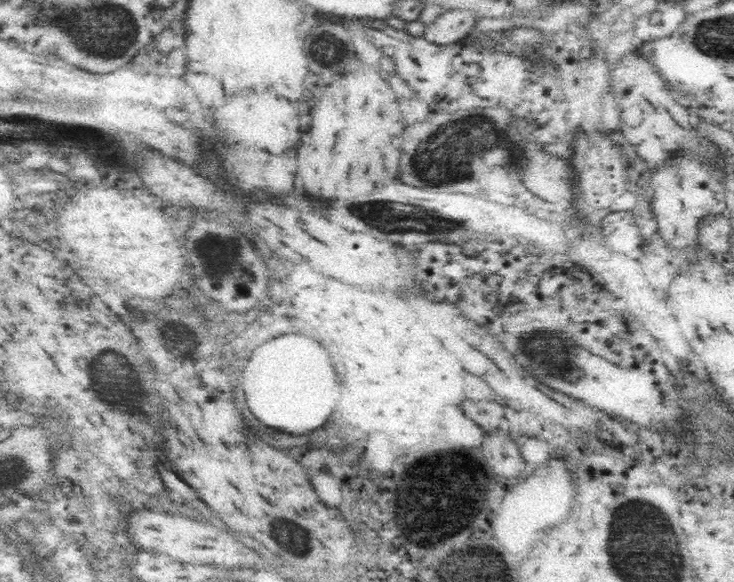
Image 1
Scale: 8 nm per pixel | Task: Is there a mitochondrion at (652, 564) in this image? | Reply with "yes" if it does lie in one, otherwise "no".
yes

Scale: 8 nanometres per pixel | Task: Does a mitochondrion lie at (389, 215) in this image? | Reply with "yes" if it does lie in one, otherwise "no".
yes

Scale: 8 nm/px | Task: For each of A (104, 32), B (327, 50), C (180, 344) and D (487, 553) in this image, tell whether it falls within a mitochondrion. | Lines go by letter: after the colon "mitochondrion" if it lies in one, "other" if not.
A: mitochondrion
B: mitochondrion
C: mitochondrion
D: other

